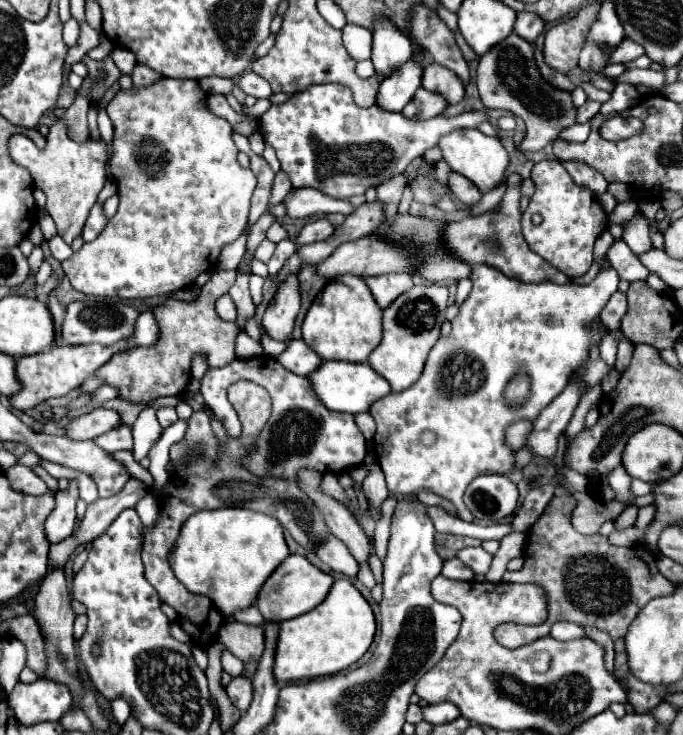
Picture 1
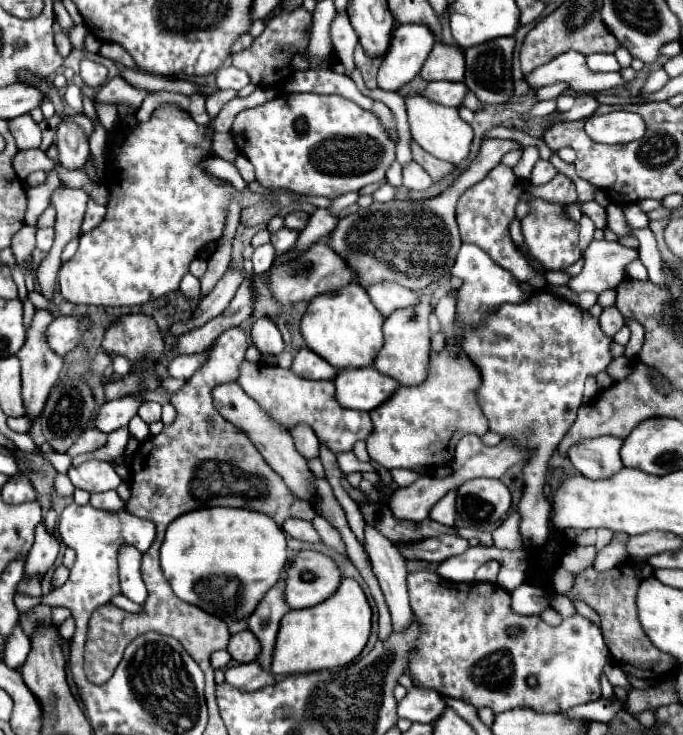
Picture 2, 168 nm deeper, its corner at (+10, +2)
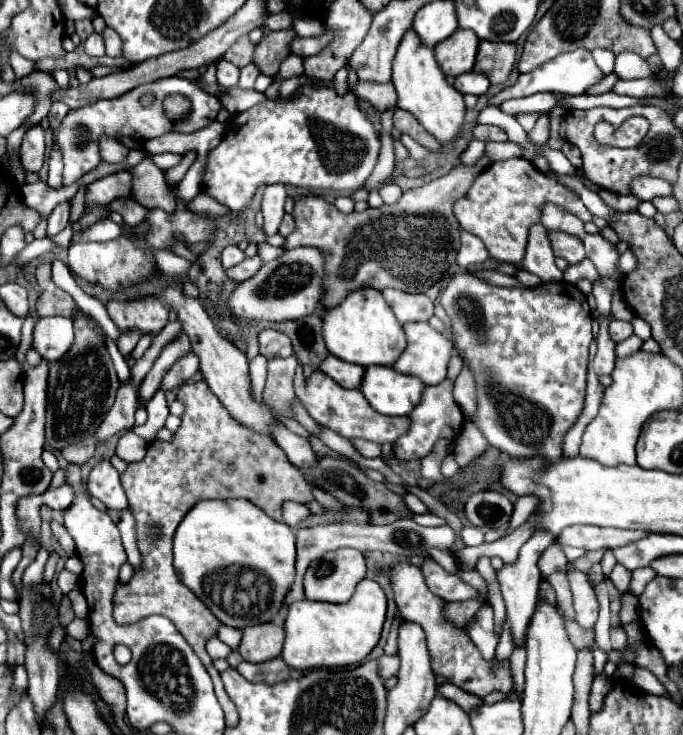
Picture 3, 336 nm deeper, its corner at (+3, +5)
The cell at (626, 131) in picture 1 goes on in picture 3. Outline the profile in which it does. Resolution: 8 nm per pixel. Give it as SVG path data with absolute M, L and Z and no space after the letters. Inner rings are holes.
M642 116L631 117L617 128L606 121L601 121L595 126L595 138L601 144L617 148L639 146L647 132L649 132L649 122Z

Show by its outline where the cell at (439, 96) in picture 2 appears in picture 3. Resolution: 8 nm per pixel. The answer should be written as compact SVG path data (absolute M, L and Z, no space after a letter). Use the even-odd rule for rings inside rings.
M465 72L455 78L455 88L461 94L481 96L489 90L489 78L485 78L485 74L481 74L481 72Z

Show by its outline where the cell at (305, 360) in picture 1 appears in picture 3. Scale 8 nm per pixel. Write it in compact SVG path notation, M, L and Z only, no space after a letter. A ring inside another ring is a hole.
M335 356L327 358L321 364L321 370L329 374L335 382L339 382L343 388L361 388L361 378L365 374L365 368L361 368L359 364L349 364Z

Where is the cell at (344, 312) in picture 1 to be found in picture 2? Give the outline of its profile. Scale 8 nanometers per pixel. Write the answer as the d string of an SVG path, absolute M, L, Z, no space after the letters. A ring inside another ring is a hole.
M354 281L338 293L326 293L326 297L314 297L308 303L306 317L302 317L302 337L308 349L322 355L336 369L368 367L384 343L382 321L384 317L372 305L364 287Z

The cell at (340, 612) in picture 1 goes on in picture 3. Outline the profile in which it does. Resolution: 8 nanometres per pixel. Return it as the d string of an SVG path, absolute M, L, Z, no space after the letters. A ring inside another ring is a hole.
M361 580L353 598L345 604L325 604L301 600L289 604L285 630L283 660L297 670L335 668L361 664L363 658L377 646L387 614L387 598L375 580Z

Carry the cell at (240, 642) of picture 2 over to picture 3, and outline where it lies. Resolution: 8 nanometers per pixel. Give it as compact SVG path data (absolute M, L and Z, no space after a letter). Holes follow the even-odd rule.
M275 622L247 626L243 628L243 640L237 652L243 656L243 660L267 662L281 654L283 638L285 638L285 632Z

